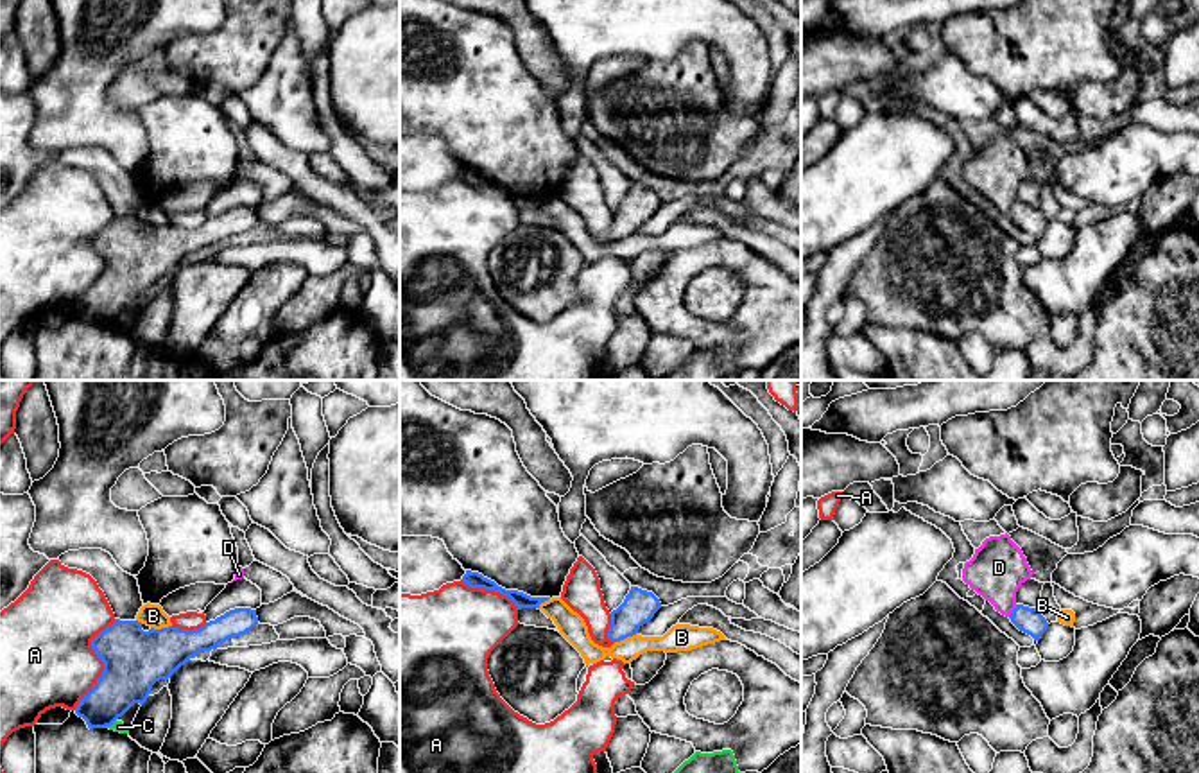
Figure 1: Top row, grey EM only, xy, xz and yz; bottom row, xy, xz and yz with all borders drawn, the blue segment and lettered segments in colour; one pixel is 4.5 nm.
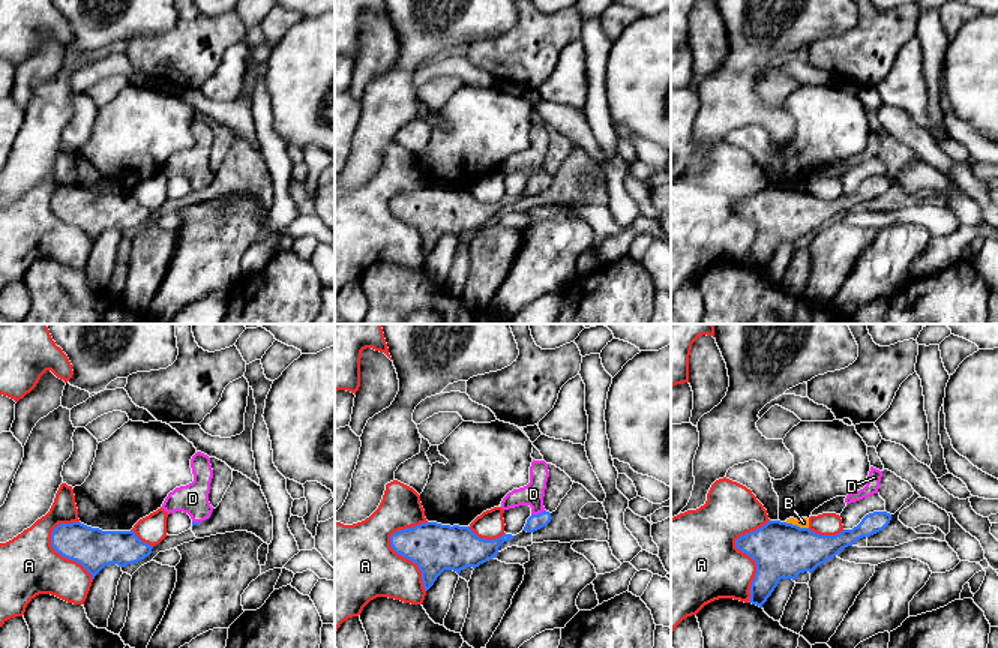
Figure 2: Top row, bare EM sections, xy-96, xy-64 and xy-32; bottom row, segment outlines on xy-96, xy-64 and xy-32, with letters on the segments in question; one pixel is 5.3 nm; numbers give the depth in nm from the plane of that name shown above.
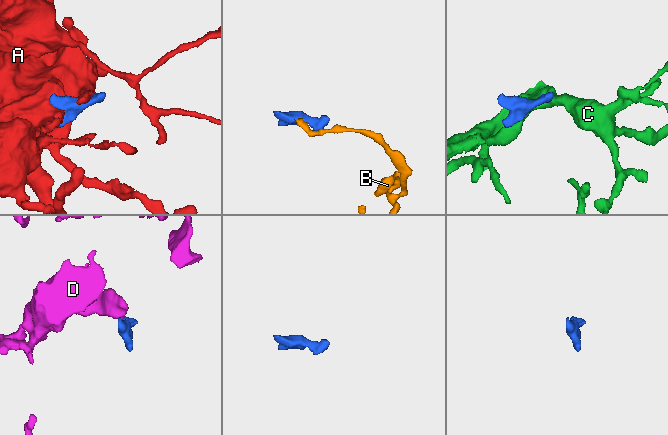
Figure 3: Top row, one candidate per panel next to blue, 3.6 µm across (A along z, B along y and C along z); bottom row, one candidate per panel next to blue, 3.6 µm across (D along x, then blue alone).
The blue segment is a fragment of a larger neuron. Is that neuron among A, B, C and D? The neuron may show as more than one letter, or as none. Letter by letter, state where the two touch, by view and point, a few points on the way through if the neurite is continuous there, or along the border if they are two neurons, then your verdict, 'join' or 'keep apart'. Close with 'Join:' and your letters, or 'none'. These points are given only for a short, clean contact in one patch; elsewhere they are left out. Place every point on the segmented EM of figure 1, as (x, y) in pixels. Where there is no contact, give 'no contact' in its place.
A: meets blue in xy at (104, 664); keep apart
B: meets blue in xz at (624, 637); keep apart
C: meets blue in xy at (110, 725); border along xy (115, 720), (104, 727); keep apart
D: meets blue in yz at (1013, 610); runs through yz (1029, 621), (1013, 610), (1000, 592), (999, 567); join
Join: D

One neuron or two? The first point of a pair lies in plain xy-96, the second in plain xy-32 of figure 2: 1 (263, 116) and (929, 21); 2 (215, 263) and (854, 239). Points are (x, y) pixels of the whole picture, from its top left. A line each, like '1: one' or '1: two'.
1: one
2: two

